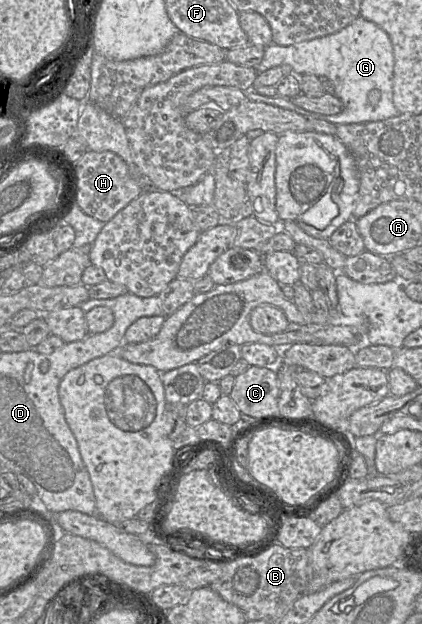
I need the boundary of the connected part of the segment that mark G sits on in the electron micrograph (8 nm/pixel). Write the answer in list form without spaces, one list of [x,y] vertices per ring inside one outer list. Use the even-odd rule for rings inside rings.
[[[359,16],[343,29],[330,35],[288,46],[271,43],[265,47],[260,64],[254,67],[261,73],[272,67],[288,66],[290,72],[297,76],[314,74],[327,77],[334,84],[333,94],[344,104],[344,109],[339,114],[310,112],[295,105],[292,98],[280,95],[269,97],[255,91],[244,92],[251,101],[278,106],[304,115],[307,119],[322,119],[335,125],[381,121],[400,114],[393,102],[394,64],[393,45],[388,34],[375,23]],[[372,89],[381,92],[381,99],[377,105],[371,105],[368,101],[368,93]]]

